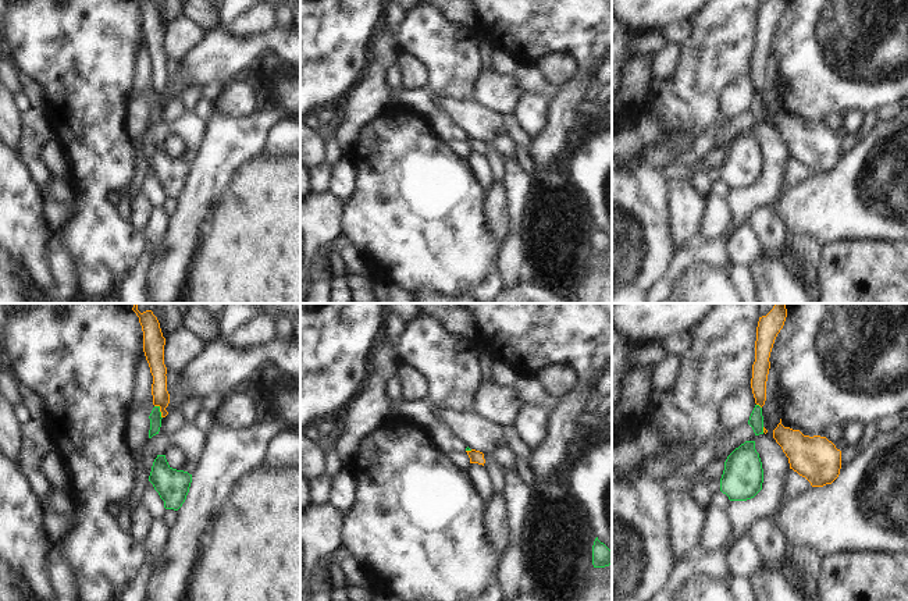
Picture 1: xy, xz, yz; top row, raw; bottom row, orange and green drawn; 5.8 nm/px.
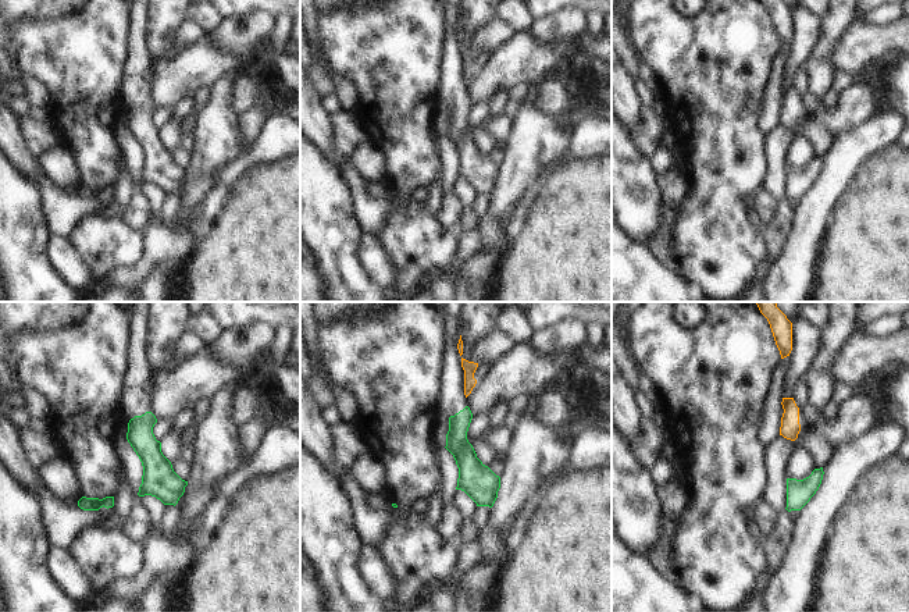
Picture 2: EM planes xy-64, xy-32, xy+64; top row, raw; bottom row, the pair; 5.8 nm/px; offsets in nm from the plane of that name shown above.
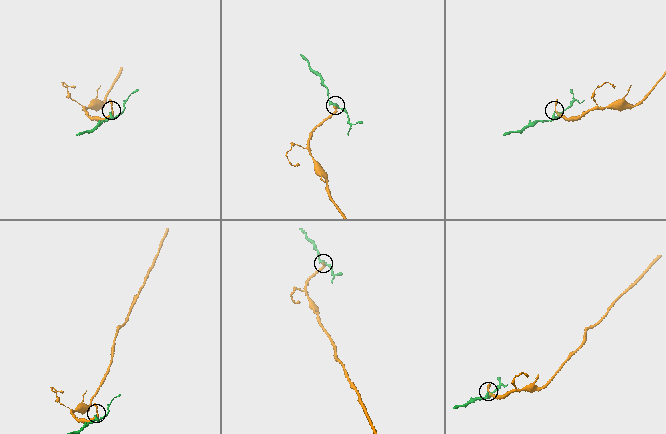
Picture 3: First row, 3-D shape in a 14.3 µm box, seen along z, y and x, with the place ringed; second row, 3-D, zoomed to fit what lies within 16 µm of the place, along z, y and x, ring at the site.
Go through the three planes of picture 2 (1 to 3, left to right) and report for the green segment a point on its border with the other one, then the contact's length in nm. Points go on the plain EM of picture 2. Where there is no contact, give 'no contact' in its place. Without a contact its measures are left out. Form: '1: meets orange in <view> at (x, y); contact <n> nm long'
1: no contact
2: no contact
3: no contact

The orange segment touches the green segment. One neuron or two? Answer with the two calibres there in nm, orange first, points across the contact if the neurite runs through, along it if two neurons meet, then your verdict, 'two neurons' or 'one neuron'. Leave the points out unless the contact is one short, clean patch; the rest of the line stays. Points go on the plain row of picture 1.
100/70 nm | along xy (155, 93), (159, 96), (161, 106) | two neurons

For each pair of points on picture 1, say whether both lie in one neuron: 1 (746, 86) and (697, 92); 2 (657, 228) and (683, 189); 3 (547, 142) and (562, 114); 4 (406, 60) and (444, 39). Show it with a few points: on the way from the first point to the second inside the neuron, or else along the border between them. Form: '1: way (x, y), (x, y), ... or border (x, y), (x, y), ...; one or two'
1: border (747, 73), (737, 77), (723, 91), (716, 117); two
2: border (668, 182), (668, 209), (673, 241); two
3: way (554, 135), (562, 121); one
4: border (401, 50), (413, 53), (426, 64), (430, 85); two

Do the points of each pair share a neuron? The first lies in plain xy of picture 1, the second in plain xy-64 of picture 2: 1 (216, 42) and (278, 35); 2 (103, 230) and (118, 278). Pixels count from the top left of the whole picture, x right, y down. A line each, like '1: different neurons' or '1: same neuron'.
1: different neurons
2: different neurons

